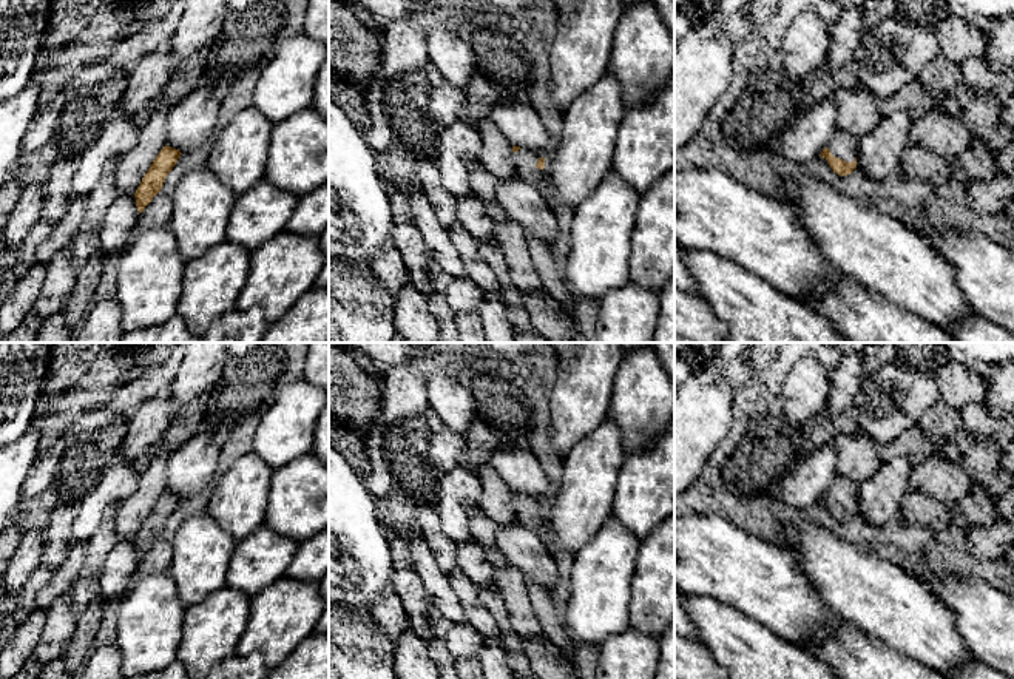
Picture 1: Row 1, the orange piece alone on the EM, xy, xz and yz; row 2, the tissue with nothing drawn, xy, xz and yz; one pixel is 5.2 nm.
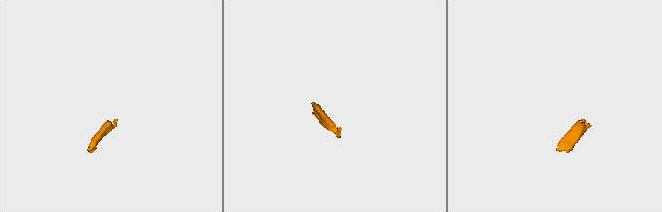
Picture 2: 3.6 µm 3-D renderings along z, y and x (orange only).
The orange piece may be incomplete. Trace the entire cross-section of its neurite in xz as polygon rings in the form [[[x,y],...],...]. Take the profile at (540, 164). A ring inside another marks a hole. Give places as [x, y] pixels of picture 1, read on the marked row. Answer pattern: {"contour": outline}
{"contour": [[[514,147],[514,164],[519,176],[534,187],[537,191],[546,193],[553,187],[553,181],[546,173],[545,160],[539,154],[523,150],[520,147]]]}

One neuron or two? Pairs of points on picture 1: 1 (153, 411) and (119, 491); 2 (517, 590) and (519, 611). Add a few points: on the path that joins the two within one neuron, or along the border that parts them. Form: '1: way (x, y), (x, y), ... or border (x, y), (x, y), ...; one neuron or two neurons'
1: border (118, 452), (131, 462); two neurons
2: way (517, 594), (519, 607); one neuron

